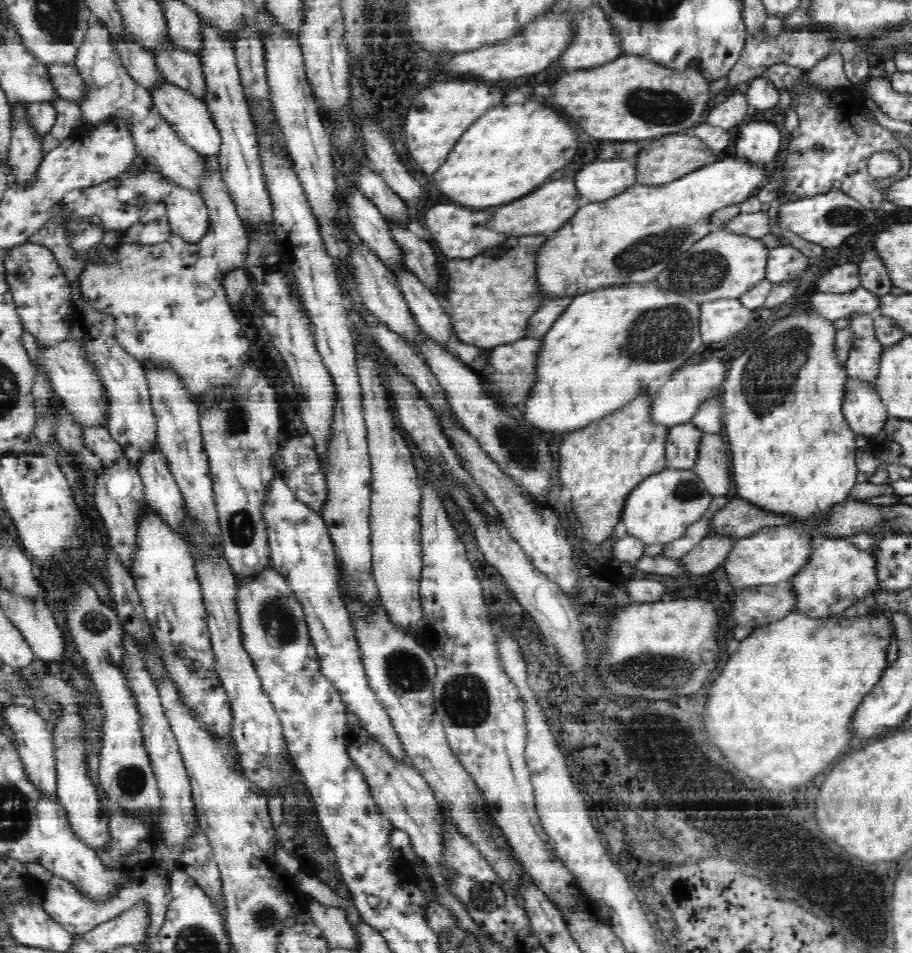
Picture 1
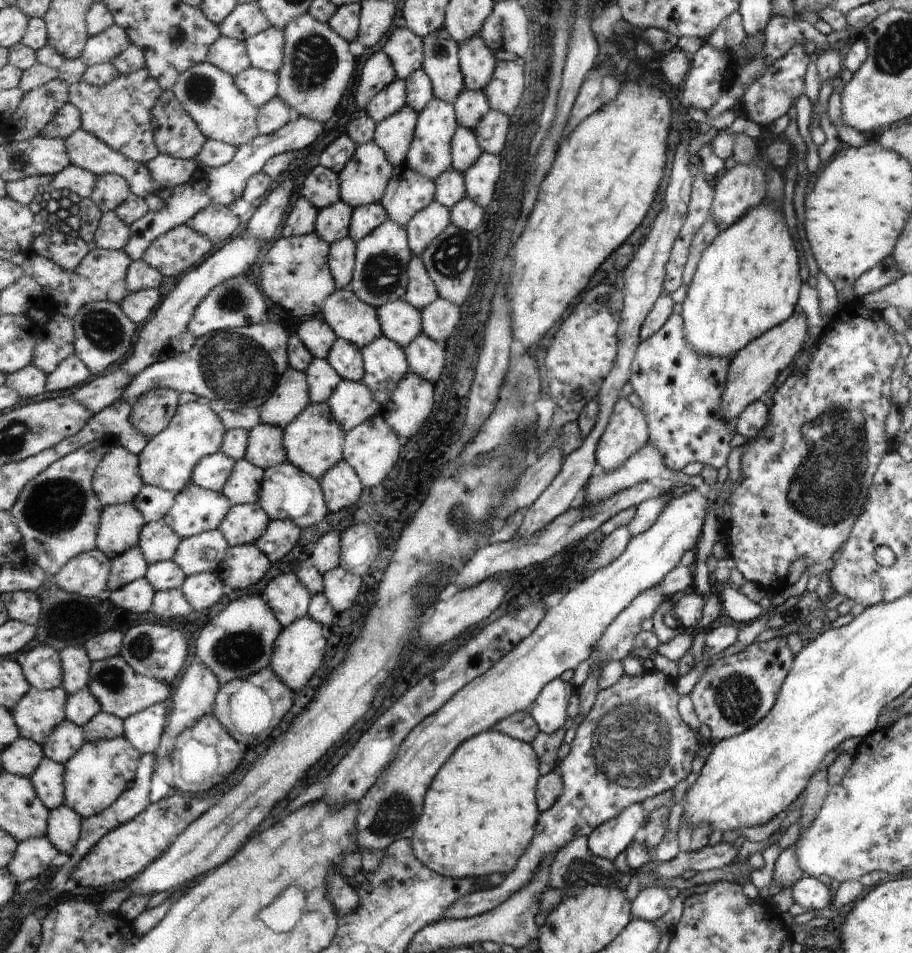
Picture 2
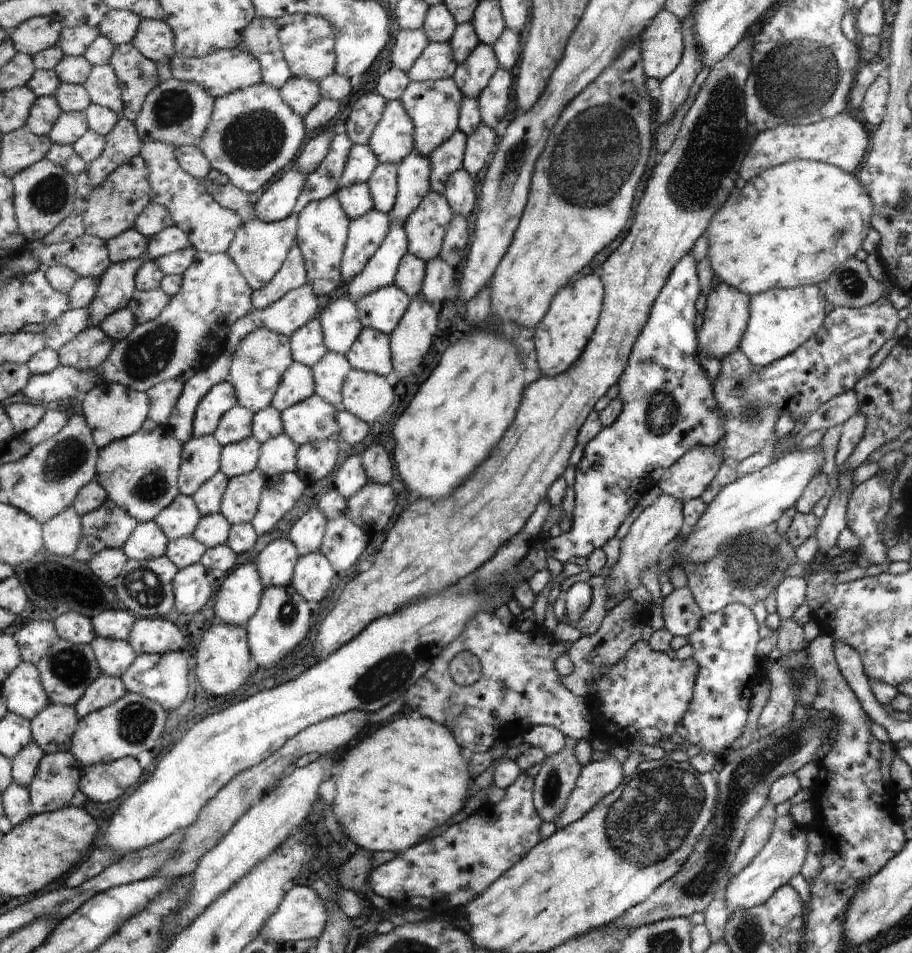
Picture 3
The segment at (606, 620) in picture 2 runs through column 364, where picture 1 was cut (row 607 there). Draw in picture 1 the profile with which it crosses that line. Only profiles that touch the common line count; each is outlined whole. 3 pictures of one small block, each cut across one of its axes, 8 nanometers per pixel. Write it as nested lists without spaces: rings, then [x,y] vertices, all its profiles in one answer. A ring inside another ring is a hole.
[[[845,538],[823,539],[816,543],[806,566],[789,583],[796,598],[792,611],[828,618],[832,614],[842,614],[878,588],[878,558],[870,550],[859,550]]]

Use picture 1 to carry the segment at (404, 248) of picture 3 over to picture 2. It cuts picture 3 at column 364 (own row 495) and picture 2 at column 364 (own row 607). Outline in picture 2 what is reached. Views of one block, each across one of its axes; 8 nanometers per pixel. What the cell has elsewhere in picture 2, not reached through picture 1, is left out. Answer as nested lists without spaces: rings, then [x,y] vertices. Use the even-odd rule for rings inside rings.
[[[350,288],[336,289],[324,303],[321,317],[336,331],[336,336],[347,340],[350,344],[355,344],[358,348],[370,346],[383,333],[383,330],[380,330],[378,309],[361,301]]]

